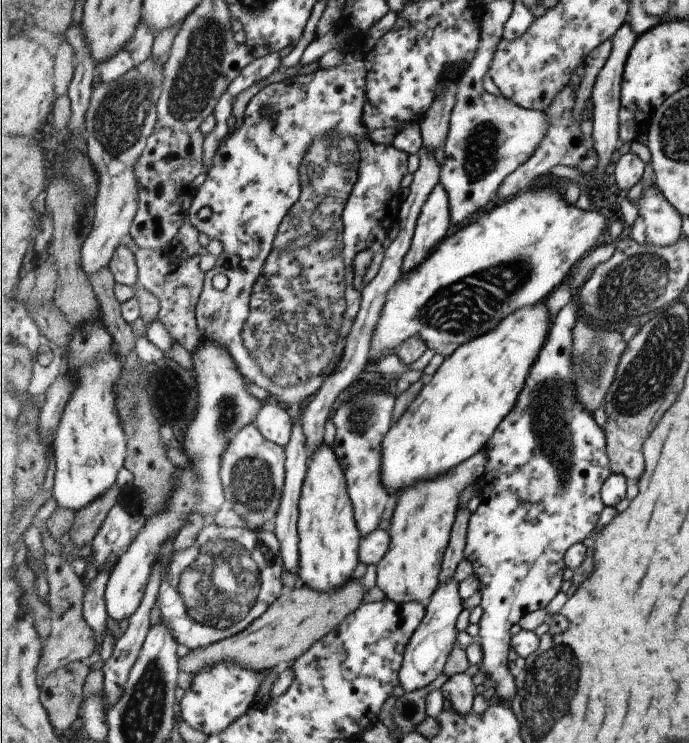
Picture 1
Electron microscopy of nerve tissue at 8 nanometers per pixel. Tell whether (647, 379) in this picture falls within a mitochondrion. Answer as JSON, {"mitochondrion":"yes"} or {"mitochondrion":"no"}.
{"mitochondrion":"yes"}

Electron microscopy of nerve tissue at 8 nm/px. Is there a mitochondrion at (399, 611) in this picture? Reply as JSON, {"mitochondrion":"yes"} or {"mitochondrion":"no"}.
{"mitochondrion":"no"}

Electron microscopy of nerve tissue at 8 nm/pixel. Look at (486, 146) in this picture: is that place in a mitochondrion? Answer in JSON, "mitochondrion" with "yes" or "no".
{"mitochondrion":"yes"}

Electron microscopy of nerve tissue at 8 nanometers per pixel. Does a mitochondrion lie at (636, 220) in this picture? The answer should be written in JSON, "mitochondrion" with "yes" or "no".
{"mitochondrion":"no"}

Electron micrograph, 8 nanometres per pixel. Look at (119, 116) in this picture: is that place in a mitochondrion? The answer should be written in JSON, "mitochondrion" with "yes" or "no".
{"mitochondrion":"yes"}

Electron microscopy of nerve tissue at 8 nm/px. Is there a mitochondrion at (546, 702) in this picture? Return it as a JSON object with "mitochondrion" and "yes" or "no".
{"mitochondrion":"yes"}

